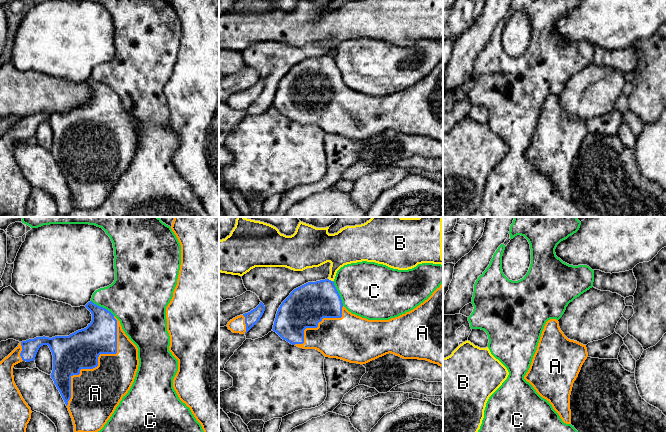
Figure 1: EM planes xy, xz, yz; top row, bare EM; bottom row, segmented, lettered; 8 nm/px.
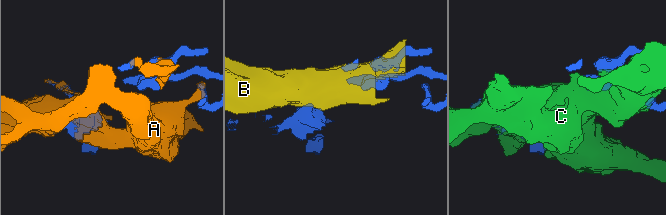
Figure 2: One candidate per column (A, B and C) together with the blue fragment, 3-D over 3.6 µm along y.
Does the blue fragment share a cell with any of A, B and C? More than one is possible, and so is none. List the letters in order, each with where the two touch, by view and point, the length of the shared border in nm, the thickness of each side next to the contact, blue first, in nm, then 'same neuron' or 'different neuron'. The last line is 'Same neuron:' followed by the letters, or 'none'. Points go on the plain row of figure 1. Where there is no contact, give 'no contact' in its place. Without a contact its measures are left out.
A: xy (97, 138) | 800 nm | 300/400 nm | same neuron
B: xz (330, 56) | 50 nm | 320/240 nm | different neuron
C: xz (338, 69) | 220 nm | 320/440 nm | different neuron
Same neuron: A

